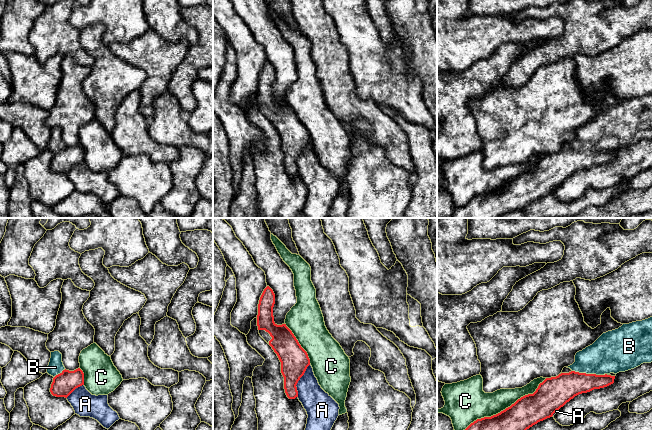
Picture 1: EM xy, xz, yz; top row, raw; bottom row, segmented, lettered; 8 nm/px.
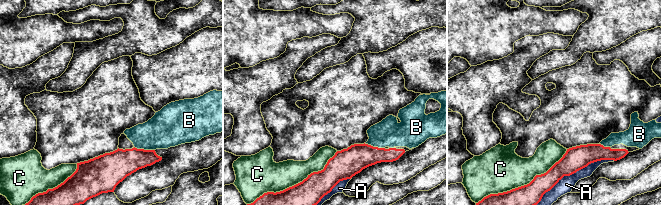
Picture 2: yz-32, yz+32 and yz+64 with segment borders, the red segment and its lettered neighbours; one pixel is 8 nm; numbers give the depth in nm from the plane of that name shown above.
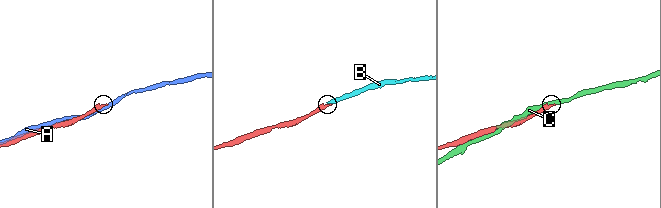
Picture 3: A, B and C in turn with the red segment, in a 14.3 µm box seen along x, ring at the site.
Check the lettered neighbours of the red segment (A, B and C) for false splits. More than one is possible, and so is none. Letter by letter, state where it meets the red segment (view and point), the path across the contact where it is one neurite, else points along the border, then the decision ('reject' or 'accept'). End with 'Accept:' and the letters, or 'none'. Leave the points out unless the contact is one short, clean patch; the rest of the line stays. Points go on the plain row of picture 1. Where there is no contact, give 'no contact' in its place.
A: meets red in xz at (299, 155); reject
B: meets red in yz at (588, 150); runs through yz (561, 165), (577, 158), (588, 150), (611, 129); accept
C: meets red in yz at (503, 186); reject
Accept: B

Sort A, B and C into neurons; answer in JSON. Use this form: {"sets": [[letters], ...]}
{"sets": [["A"], ["B"], ["C"]]}

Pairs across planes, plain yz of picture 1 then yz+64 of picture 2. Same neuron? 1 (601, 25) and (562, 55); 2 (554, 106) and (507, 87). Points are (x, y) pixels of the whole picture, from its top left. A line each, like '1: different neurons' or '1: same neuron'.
1: same neuron
2: different neurons

